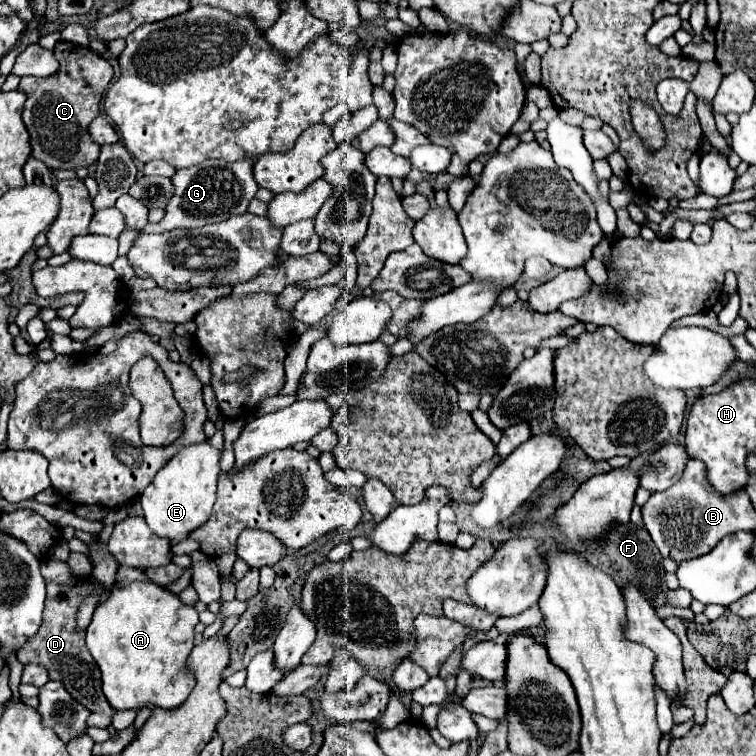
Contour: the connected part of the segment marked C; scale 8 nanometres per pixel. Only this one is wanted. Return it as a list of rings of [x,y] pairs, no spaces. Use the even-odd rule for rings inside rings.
[[[59,41],[53,53],[59,61],[59,71],[53,77],[21,77],[17,87],[27,95],[23,123],[29,131],[33,157],[43,161],[49,169],[87,167],[99,157],[99,145],[91,141],[87,127],[99,115],[101,99],[113,79],[113,67],[89,47],[65,41]]]

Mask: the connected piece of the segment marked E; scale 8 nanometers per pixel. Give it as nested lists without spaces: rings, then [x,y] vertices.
[[[207,439],[203,443],[183,445],[179,453],[175,453],[175,457],[169,459],[167,465],[161,467],[161,471],[157,471],[157,475],[141,495],[145,521],[153,533],[171,539],[171,543],[177,543],[209,519],[215,503],[217,475],[221,471],[219,461],[221,451],[215,449]]]

